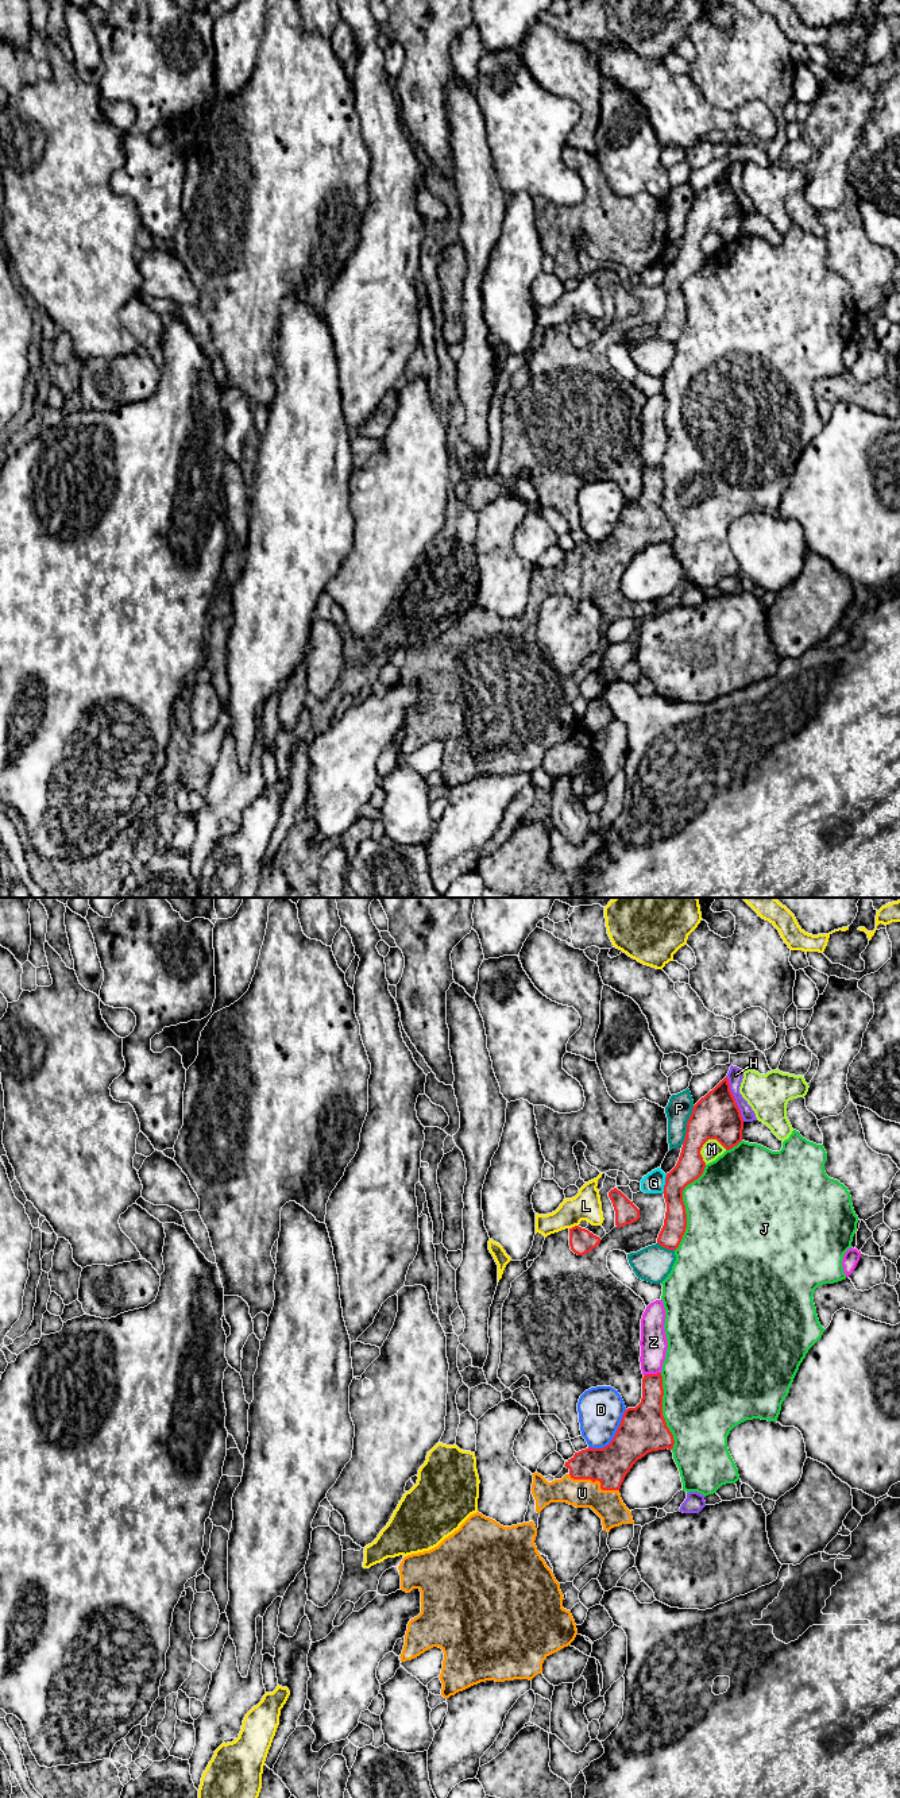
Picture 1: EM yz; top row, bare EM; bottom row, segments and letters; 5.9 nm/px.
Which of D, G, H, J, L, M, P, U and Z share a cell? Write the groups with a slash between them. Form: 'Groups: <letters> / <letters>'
Groups: D / G / H / J / L / M / P / U / Z

